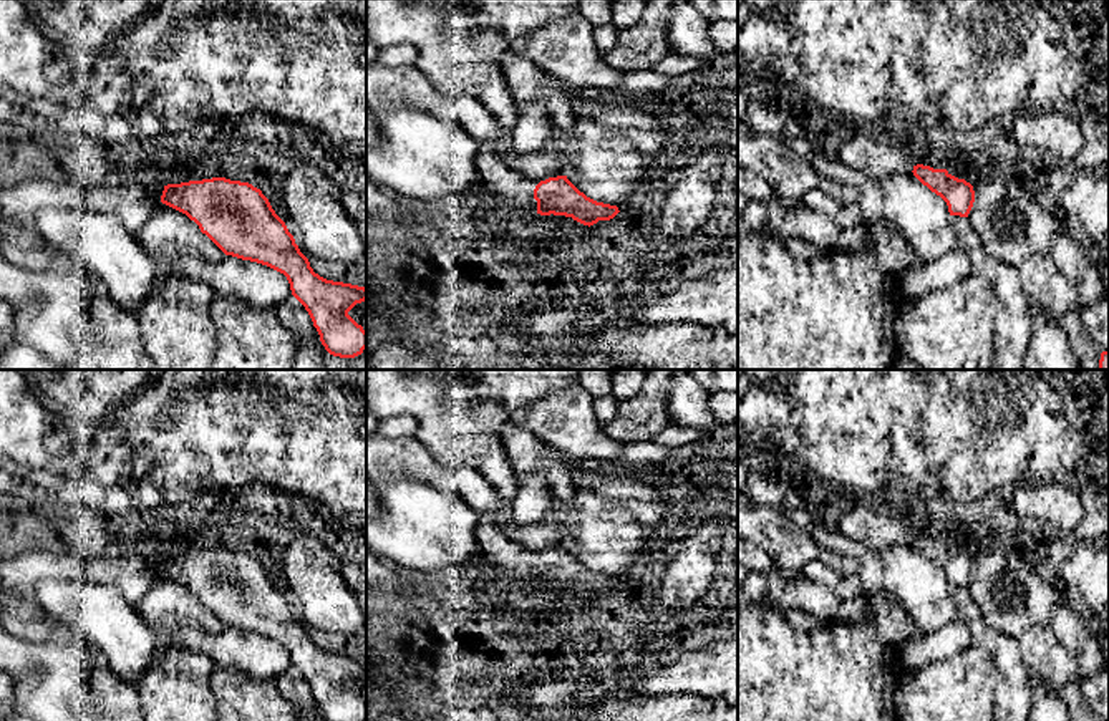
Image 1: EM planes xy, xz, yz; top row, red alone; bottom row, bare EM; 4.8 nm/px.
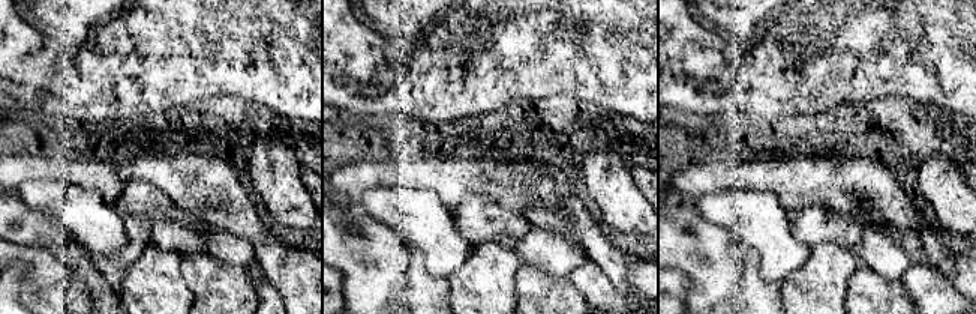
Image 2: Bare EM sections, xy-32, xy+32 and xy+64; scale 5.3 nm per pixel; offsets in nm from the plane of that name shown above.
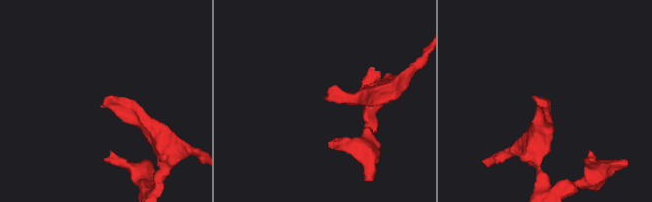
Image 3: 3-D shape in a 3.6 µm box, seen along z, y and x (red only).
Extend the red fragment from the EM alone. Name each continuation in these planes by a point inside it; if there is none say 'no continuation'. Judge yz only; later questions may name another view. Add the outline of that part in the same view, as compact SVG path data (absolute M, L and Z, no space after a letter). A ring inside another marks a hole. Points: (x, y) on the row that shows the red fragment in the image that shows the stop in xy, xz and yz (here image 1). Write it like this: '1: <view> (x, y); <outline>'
no continuation

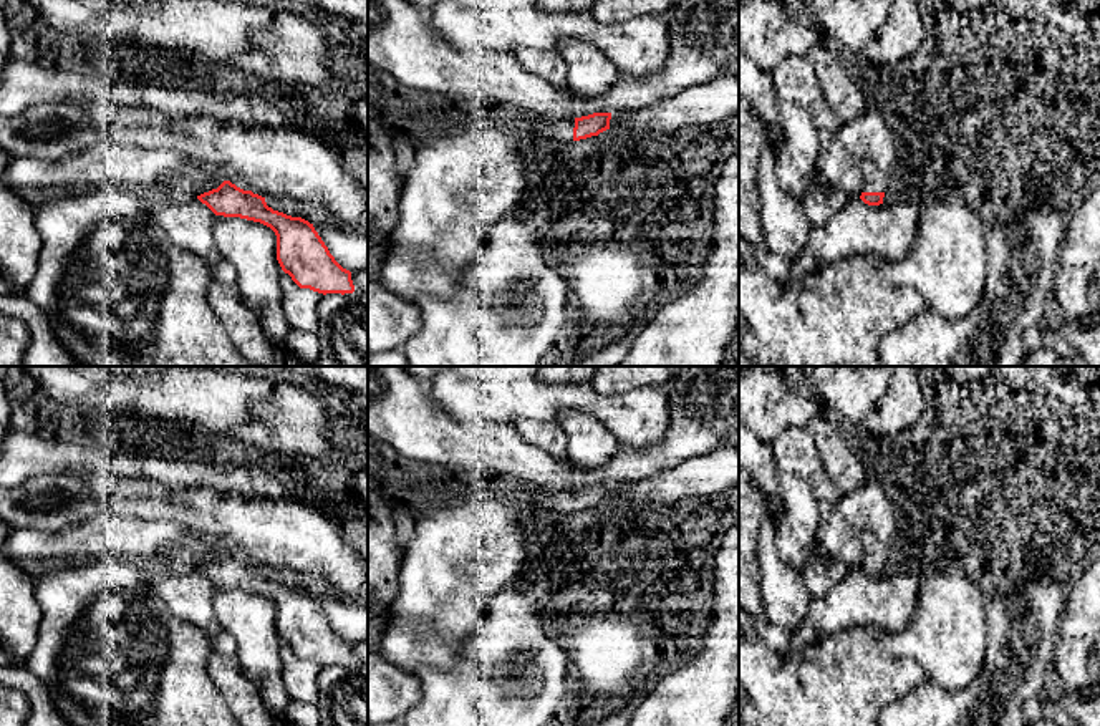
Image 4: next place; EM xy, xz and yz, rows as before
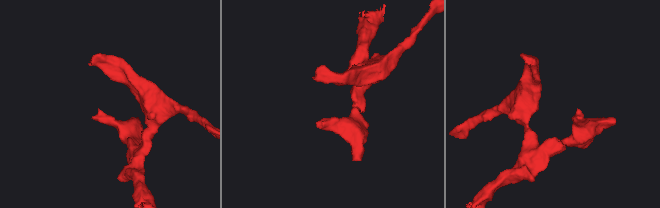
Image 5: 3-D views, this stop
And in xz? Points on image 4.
1: xz (532, 128); M484 104L482 108L494 108L502 113L504 118L510 119L519 133L527 139L557 139L557 141L573 141L573 128L575 119L560 119L560 121L548 121L542 118L535 118L527 113L514 113L507 108L499 108L495 104Z

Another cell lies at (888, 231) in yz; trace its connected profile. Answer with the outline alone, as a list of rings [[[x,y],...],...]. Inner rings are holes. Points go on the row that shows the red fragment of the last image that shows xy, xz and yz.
[[[860,197],[848,199],[823,225],[812,227],[805,249],[790,260],[792,280],[853,257],[903,260],[916,240],[919,211],[911,202],[868,206]]]

